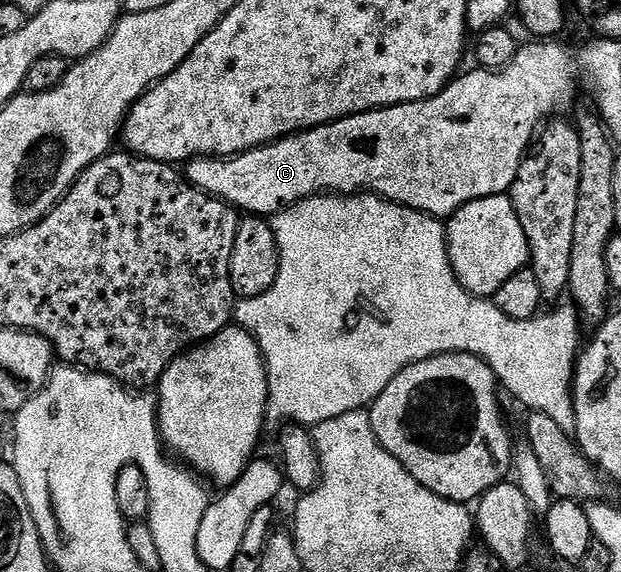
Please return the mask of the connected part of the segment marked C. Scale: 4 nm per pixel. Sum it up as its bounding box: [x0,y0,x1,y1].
[185,39,575,219]

